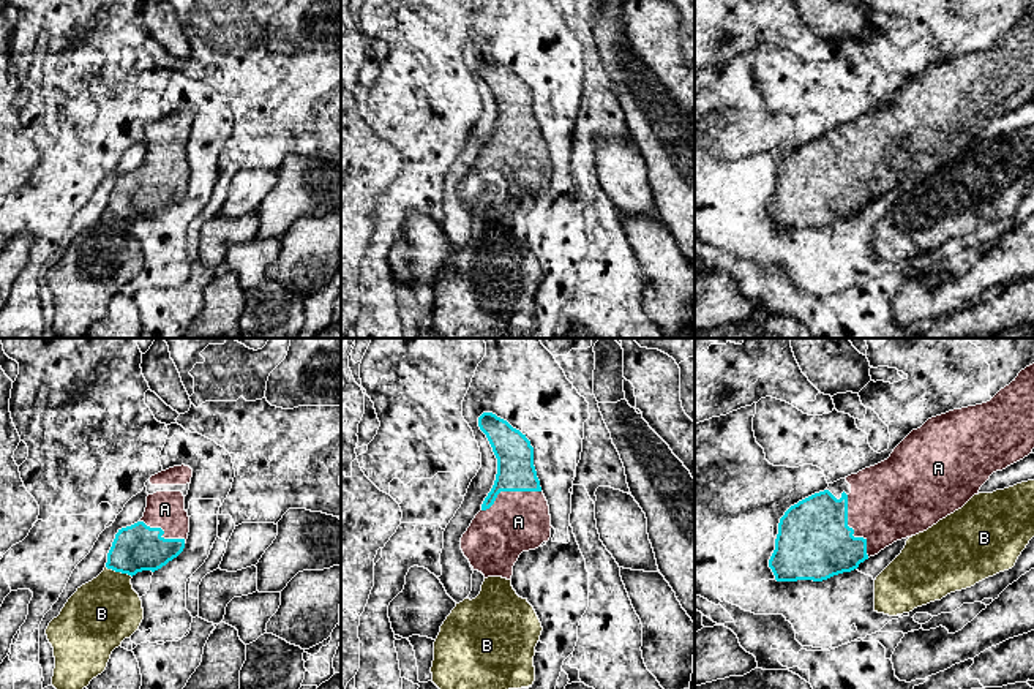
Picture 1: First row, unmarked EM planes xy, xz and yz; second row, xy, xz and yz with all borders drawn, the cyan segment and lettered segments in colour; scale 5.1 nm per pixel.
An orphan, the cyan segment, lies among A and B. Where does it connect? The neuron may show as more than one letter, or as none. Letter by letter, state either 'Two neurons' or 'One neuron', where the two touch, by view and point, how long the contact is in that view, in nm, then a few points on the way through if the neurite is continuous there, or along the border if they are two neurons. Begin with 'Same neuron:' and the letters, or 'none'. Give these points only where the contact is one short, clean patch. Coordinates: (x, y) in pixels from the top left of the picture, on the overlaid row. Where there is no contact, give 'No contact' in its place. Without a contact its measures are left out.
Same neuron: A
A: One neuron. Touches cyan at yz (853, 530). Shared border 340 nm. Path across: yz (813, 542), (853, 530), (889, 501)
B: Two neurons. Touches cyan at xy (119, 571). Shared border 150 nm

